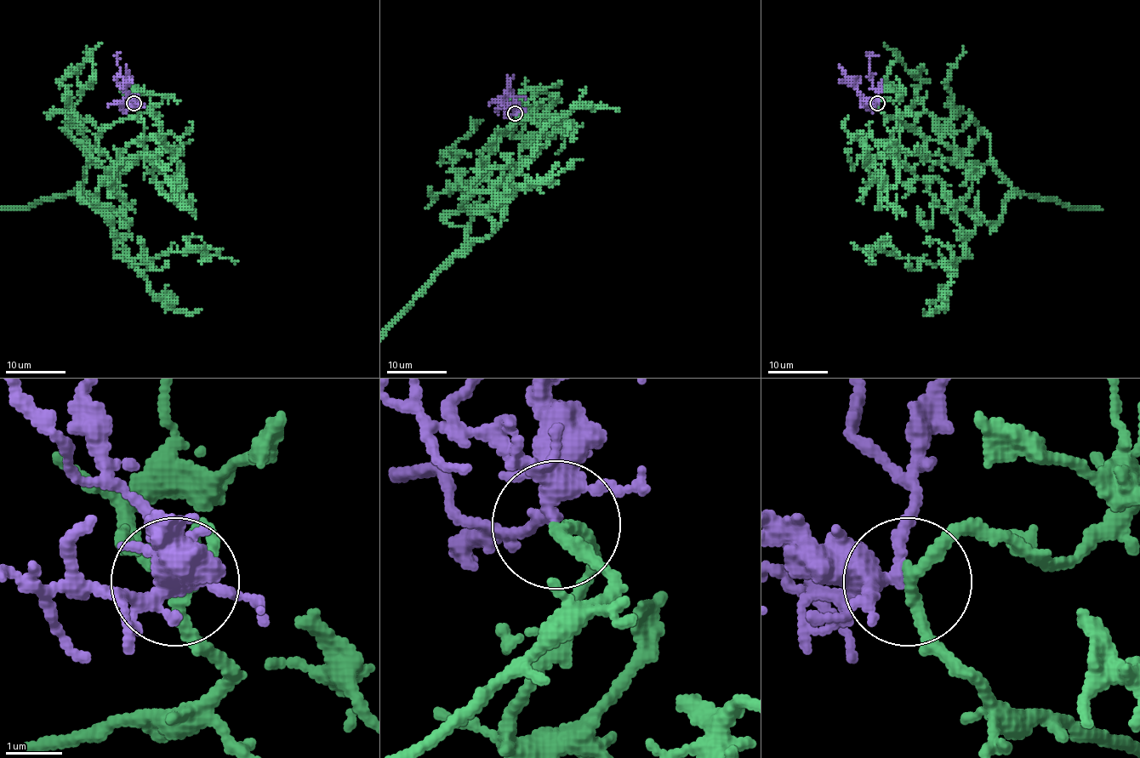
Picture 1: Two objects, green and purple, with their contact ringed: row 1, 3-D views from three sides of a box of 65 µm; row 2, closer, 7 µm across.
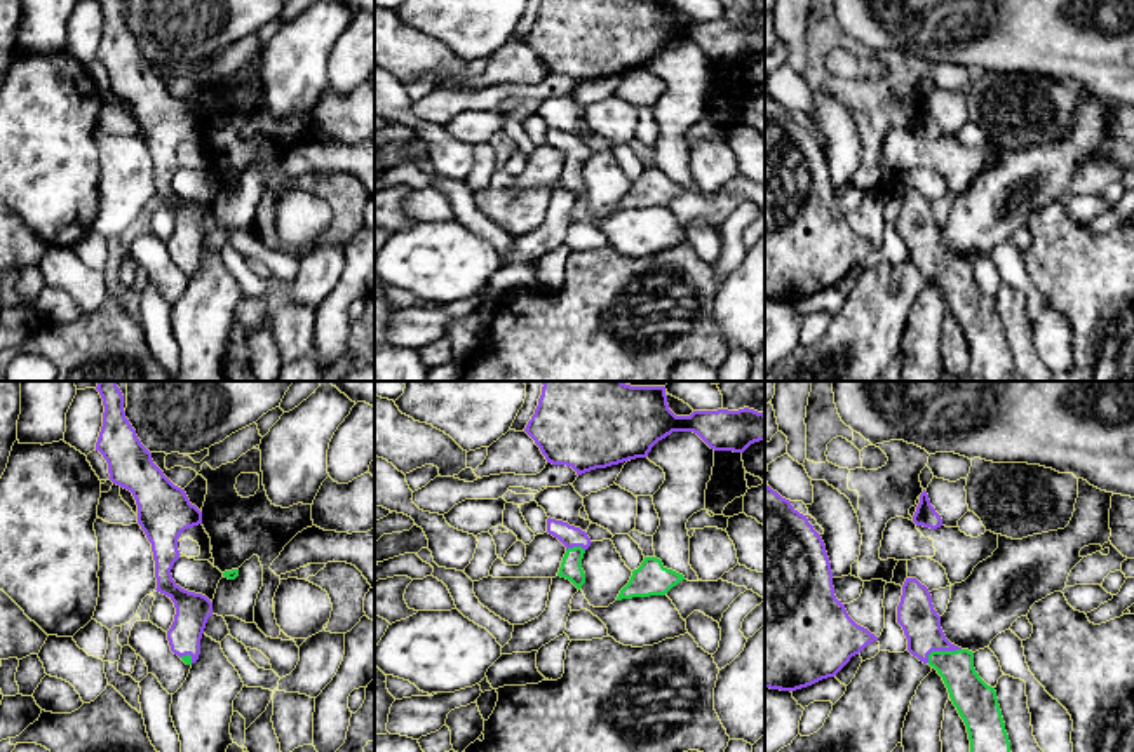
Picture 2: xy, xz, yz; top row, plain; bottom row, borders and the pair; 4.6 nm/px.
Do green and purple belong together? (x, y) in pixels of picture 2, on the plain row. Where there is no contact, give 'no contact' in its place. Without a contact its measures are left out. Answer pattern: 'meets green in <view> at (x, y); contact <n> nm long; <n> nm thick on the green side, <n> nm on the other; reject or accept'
meets green in yz at (941, 261); contact 170 nm long; 180 nm thick on the green side, 180 nm on the other; accept

